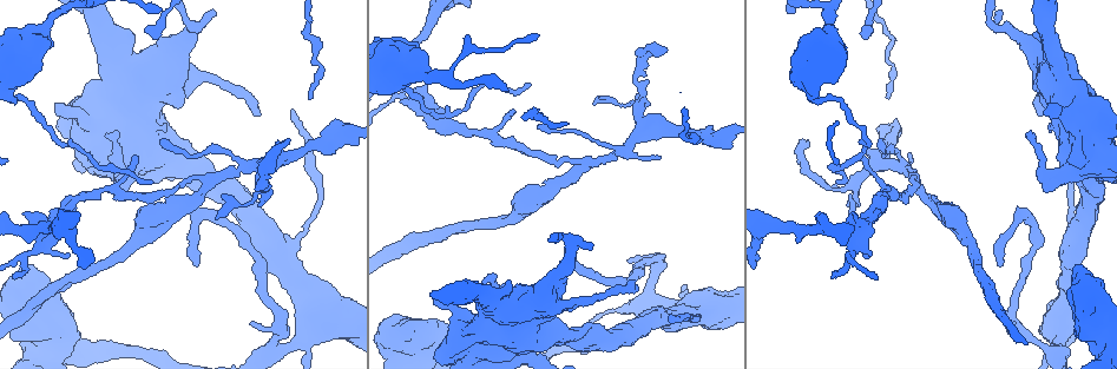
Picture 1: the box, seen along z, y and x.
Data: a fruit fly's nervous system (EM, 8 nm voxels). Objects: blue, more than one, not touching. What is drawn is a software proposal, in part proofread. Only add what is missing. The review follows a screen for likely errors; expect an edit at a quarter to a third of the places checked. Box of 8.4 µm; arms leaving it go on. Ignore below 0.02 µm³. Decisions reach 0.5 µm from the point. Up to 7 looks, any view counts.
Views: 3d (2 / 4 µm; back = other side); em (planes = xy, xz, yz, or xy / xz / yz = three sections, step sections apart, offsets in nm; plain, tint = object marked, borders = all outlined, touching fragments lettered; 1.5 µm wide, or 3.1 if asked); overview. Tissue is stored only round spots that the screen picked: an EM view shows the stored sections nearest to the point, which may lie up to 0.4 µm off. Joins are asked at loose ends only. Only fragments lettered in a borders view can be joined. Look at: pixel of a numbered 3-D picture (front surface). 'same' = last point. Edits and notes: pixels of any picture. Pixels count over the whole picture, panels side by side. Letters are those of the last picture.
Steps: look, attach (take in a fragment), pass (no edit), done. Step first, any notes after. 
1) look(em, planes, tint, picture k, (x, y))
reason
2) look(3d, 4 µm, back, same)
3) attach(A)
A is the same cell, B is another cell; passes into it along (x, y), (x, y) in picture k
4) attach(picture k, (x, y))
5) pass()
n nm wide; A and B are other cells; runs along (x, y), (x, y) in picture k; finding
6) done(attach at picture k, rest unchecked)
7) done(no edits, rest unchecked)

look(em, planes, borders, picture 1, (863, 256))
an open end

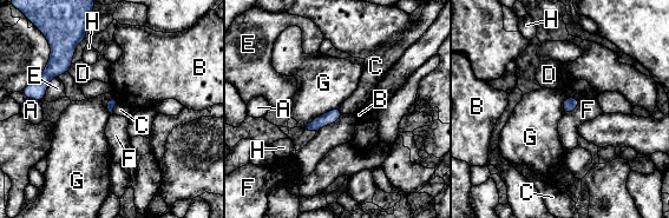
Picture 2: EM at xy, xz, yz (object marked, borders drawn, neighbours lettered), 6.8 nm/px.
pass()
G touches over 280 nm; A, B, C, D, E, F, G and H are other cells; border along (339, 106), (315, 117), (305, 129) in picture 2; none of them fits

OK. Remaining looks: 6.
look(em, yz, step 8, tint, picture 1, (160, 139))
branch stops here

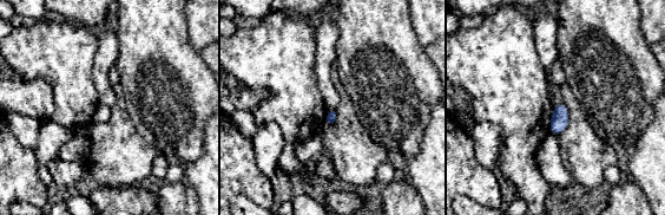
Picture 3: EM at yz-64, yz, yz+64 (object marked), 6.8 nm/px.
look(em, planes, borders, same)

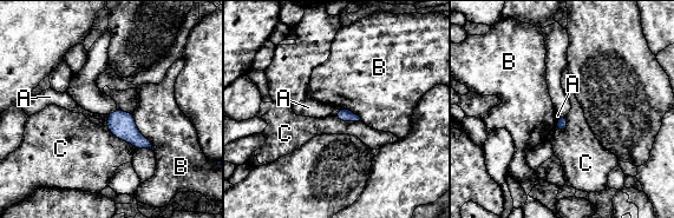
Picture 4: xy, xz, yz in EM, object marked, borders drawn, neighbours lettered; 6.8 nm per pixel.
pass()
C touches over 300 nm; A, B and C are other cells; border along (108, 114), (108, 129), (135, 149) in picture 4; none of them fits

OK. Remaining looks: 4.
look(em, planes, borders, picture 1, (667, 52))
thin end

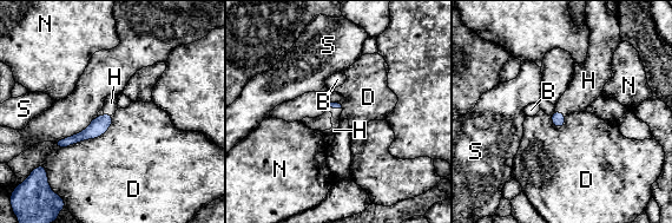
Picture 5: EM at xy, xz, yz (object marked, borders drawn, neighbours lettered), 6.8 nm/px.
attach(H)
D touches over 440 nm; H is the same cell, B, D, N and S are other cells; the cell continues

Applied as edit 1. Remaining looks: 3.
done(attach at picture 5, rest unchecked)

